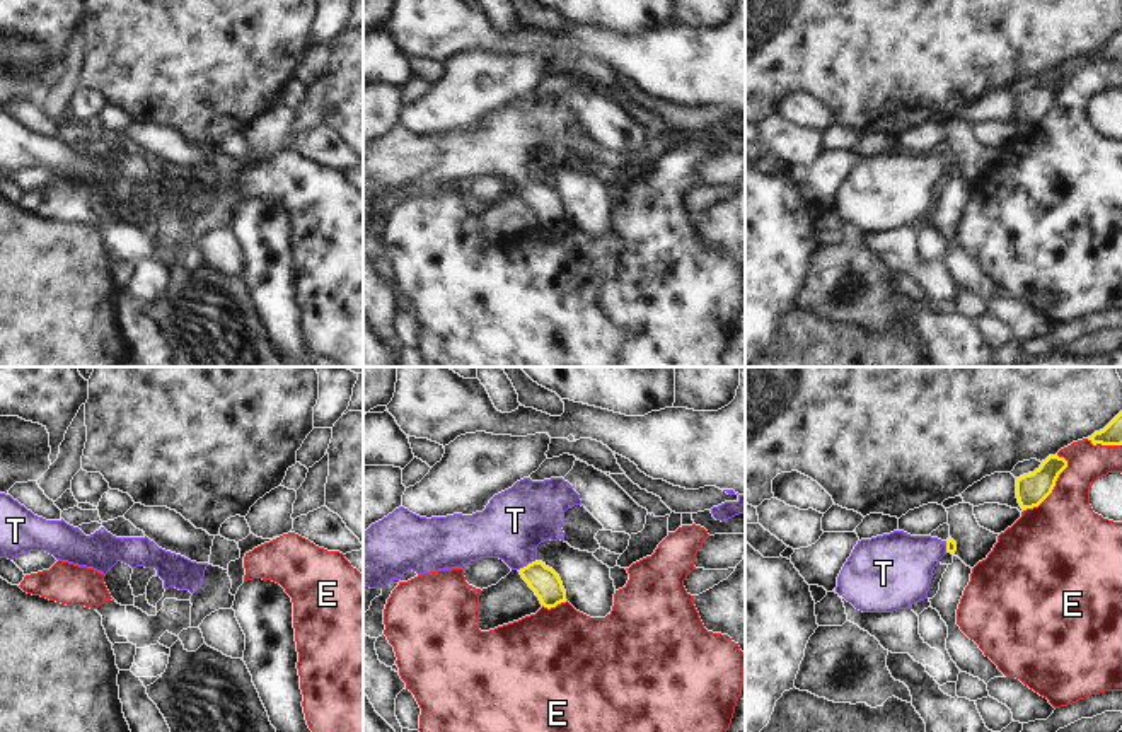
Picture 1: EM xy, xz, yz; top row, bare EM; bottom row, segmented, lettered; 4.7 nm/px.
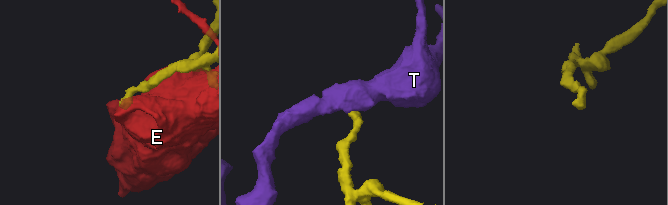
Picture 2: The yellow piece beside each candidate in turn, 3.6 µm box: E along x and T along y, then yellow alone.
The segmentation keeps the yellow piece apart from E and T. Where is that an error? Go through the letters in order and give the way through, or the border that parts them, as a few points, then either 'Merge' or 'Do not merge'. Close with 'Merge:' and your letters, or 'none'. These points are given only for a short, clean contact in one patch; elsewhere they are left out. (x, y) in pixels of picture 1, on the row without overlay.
E: Do not merge
T: Path across: xz (546, 202), (529, 181), (515, 161), (515, 139). Merge
Merge: T

